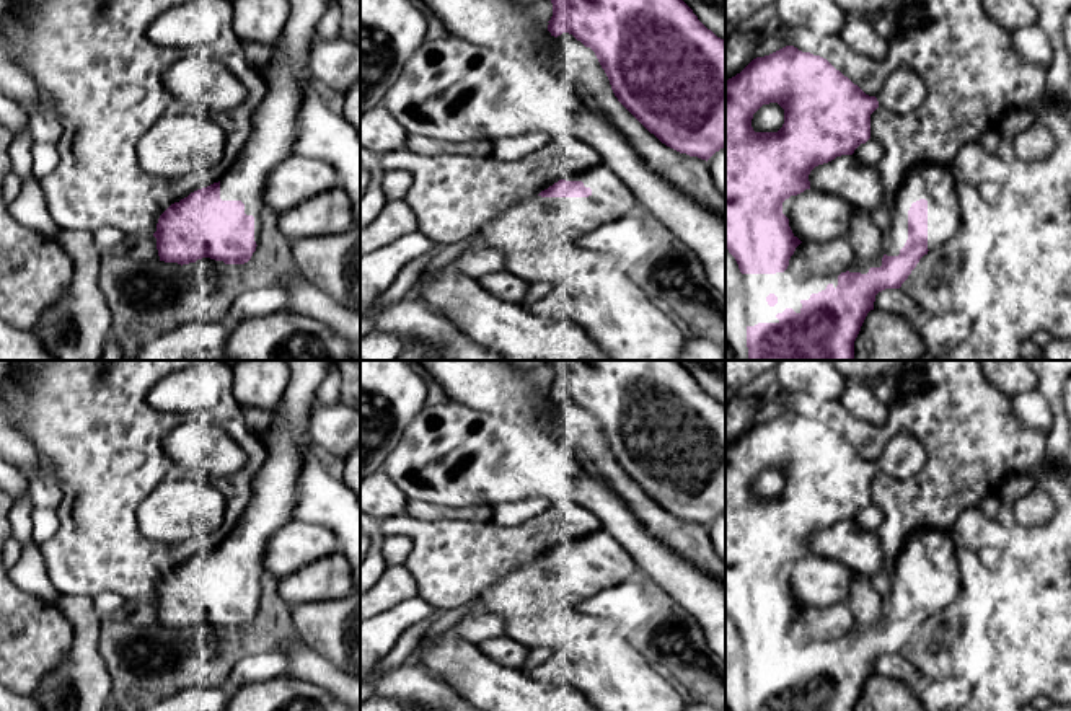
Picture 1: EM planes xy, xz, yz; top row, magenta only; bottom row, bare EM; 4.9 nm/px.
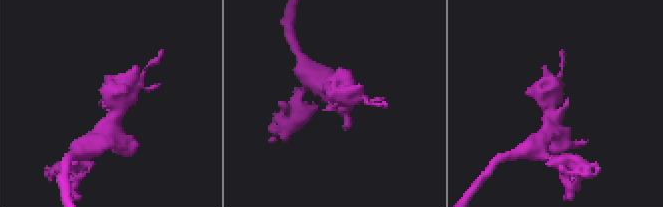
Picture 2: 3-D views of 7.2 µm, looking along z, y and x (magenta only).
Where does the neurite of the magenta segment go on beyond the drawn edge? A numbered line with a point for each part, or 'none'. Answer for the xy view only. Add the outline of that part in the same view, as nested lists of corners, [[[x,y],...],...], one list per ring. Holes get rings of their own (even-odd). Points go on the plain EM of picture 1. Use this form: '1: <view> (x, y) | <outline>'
1: xy (274, 486) | [[[285,360],[292,377],[282,403],[271,411],[271,424],[259,432],[267,457],[253,476],[253,496],[236,527],[220,546],[222,566],[241,566],[254,582],[259,607],[262,556],[267,540],[293,520],[297,481],[308,448],[308,421],[331,360]]]

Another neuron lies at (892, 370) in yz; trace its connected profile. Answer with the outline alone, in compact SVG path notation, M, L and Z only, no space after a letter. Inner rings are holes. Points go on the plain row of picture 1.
M831 360L831 364L844 378L859 382L880 378L897 383L913 370L905 360Z

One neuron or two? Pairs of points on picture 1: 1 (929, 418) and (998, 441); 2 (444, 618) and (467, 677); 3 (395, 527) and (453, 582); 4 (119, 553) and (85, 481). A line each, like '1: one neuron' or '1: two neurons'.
1: one neuron
2: two neurons
3: one neuron
4: one neuron

